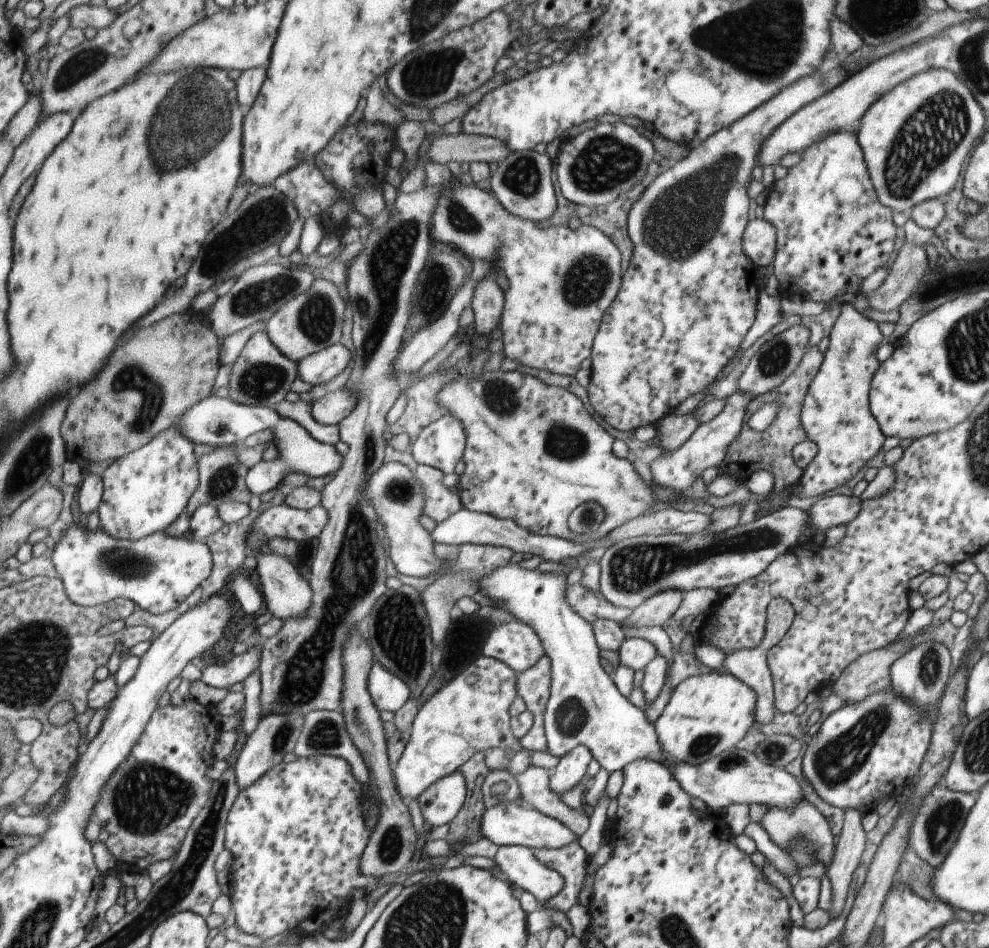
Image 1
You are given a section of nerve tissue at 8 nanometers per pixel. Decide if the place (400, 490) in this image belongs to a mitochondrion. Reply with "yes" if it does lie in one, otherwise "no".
yes

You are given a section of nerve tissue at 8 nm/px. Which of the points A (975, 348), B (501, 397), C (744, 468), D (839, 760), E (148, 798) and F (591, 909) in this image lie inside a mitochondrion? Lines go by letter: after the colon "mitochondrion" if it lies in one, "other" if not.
A: mitochondrion
B: mitochondrion
C: other
D: mitochondrion
E: mitochondrion
F: other

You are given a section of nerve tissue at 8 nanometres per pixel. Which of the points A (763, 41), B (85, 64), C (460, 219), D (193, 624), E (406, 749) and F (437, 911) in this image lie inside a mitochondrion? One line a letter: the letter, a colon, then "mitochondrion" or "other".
A: mitochondrion
B: mitochondrion
C: mitochondrion
D: other
E: other
F: mitochondrion

